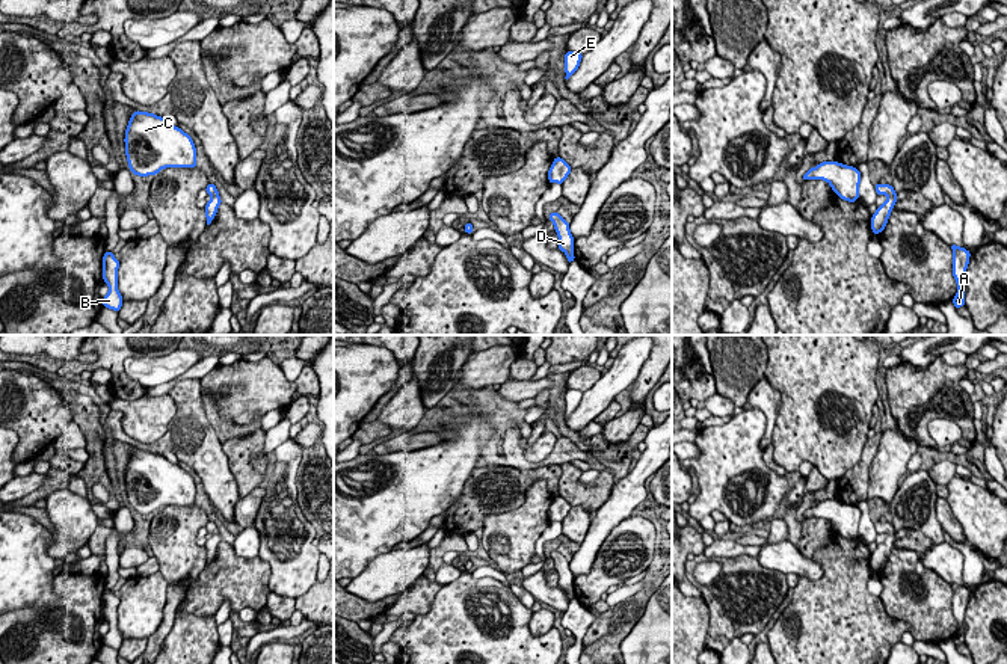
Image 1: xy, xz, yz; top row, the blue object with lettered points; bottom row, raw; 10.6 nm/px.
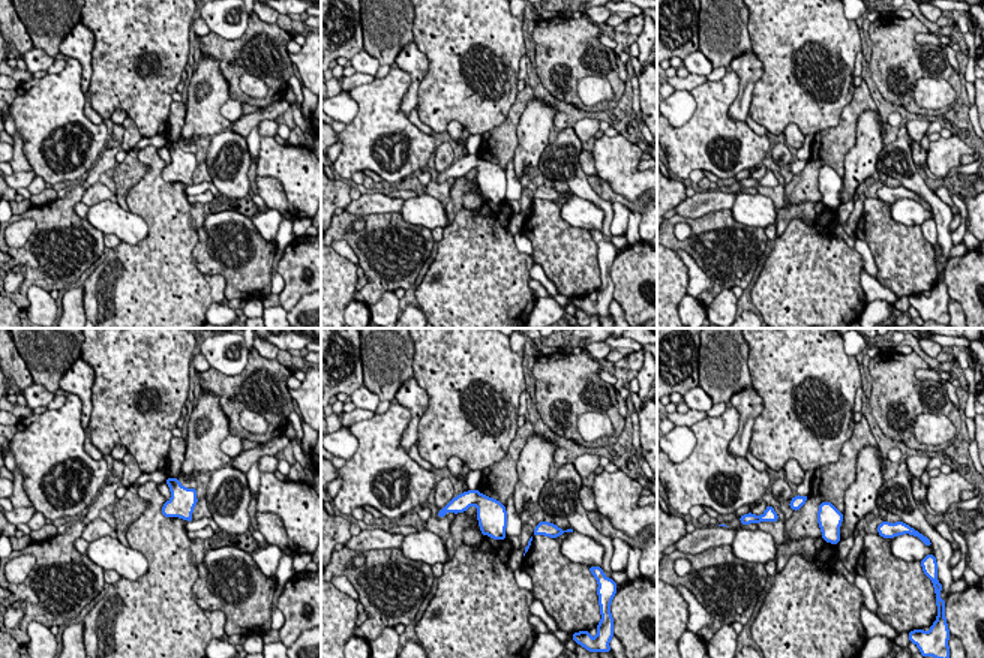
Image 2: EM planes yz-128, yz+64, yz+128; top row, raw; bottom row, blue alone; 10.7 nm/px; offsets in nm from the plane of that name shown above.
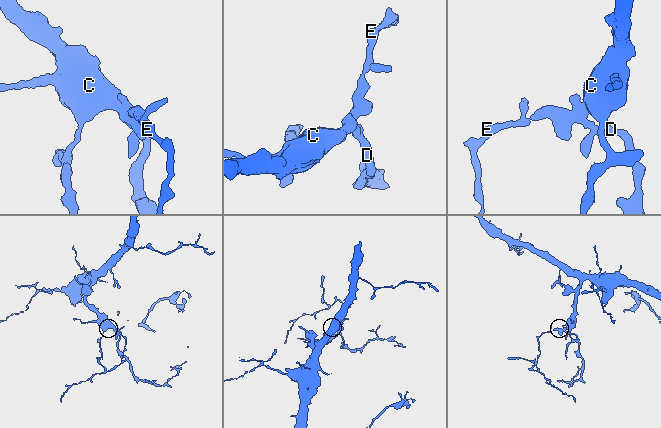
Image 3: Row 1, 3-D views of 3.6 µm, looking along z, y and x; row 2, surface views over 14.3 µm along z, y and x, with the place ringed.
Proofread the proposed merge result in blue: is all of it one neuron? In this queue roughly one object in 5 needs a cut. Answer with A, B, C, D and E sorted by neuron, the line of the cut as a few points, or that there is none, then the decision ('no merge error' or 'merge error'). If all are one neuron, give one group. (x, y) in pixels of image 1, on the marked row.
A B C D E | no cut | no merge error

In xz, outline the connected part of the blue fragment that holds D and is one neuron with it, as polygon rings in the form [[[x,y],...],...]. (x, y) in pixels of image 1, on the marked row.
[[[551,213],[550,220],[554,223],[556,232],[559,235],[559,249],[568,257],[568,263],[575,260],[574,257],[574,237],[569,231],[569,223],[559,214]]]

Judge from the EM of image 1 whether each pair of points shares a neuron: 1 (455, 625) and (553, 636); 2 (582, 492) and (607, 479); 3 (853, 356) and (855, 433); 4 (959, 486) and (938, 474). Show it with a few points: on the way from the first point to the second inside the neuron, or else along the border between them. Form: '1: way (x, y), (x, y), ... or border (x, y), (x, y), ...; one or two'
1: way (479, 633), (492, 640), (529, 642); one
2: way (588, 492), (594, 492), (601, 485); one
3: way (853, 376), (855, 414); one
4: border (954, 476), (947, 485); two

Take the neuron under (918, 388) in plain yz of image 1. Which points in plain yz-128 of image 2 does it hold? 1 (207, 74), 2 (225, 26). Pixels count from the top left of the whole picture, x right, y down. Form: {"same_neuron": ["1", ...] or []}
{"same_neuron": []}

